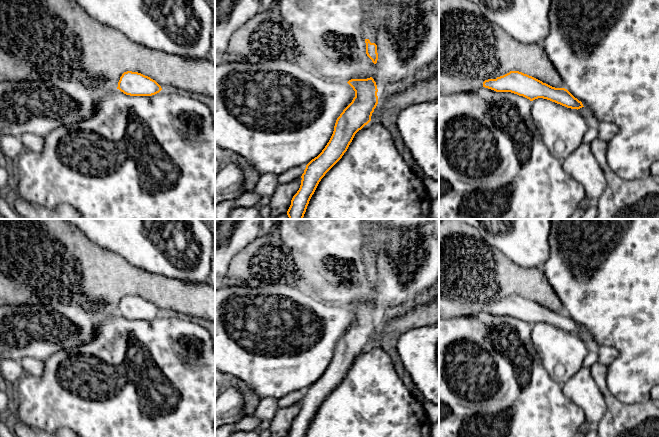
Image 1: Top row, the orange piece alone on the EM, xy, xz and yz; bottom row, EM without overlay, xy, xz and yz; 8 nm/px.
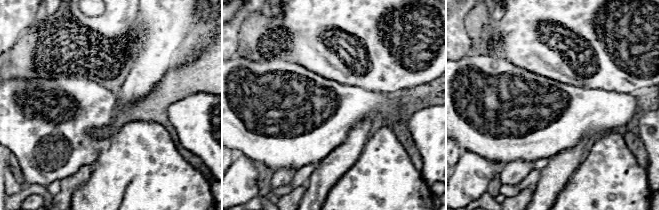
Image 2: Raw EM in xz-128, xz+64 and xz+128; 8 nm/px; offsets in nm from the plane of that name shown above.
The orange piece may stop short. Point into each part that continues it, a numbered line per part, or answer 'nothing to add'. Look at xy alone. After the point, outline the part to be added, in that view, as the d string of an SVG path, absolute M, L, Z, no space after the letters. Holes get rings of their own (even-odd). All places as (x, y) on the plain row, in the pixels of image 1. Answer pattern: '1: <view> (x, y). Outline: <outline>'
nothing to add

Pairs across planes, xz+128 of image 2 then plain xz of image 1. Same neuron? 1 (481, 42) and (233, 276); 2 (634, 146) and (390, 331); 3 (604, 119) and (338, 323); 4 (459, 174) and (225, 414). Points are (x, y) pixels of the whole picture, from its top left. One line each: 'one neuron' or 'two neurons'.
1: one neuron
2: one neuron
3: one neuron
4: one neuron

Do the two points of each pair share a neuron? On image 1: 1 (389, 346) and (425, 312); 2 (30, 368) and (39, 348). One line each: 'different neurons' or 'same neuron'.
1: same neuron
2: different neurons

